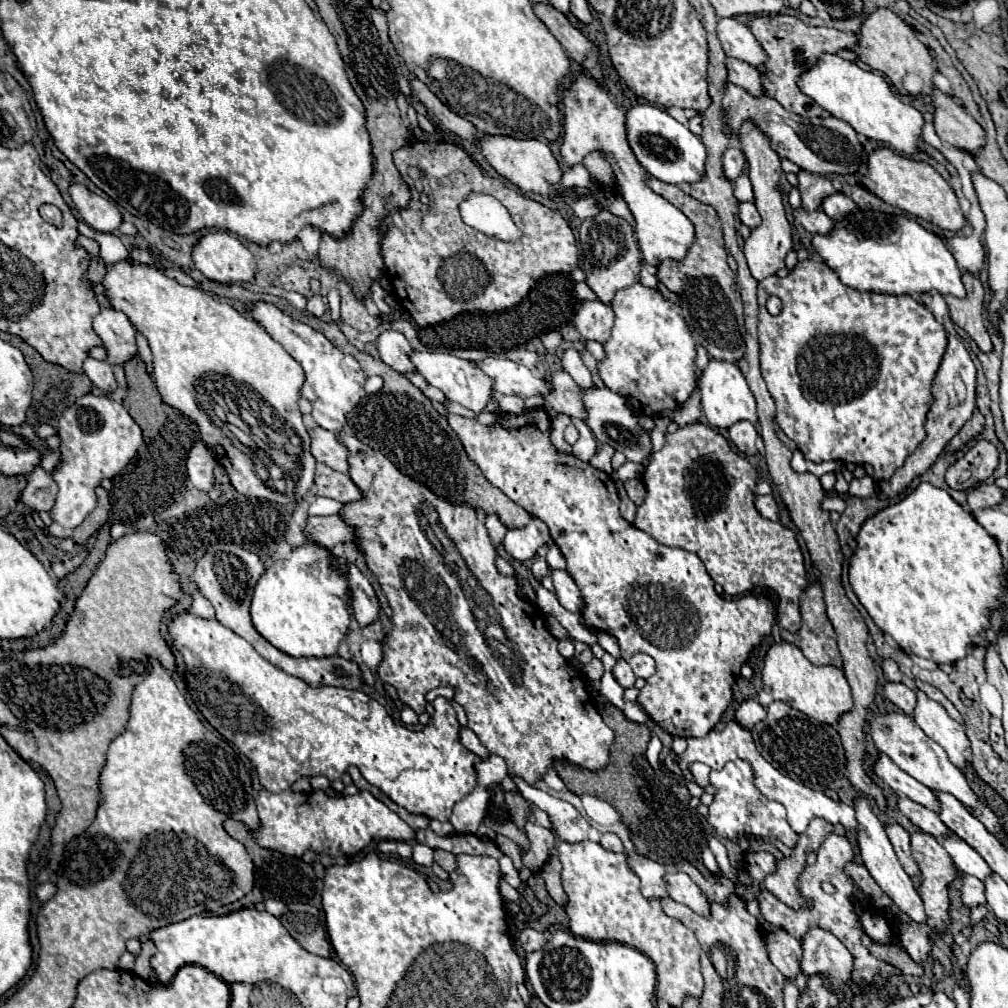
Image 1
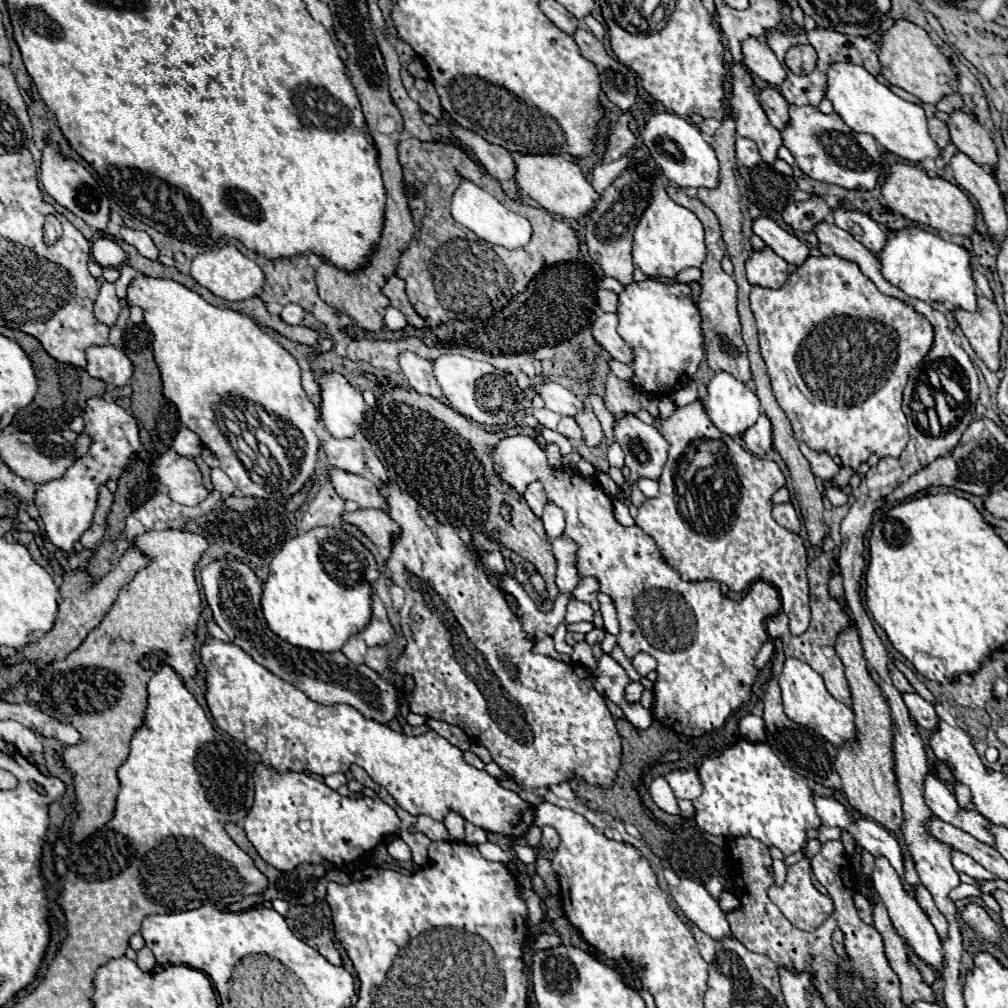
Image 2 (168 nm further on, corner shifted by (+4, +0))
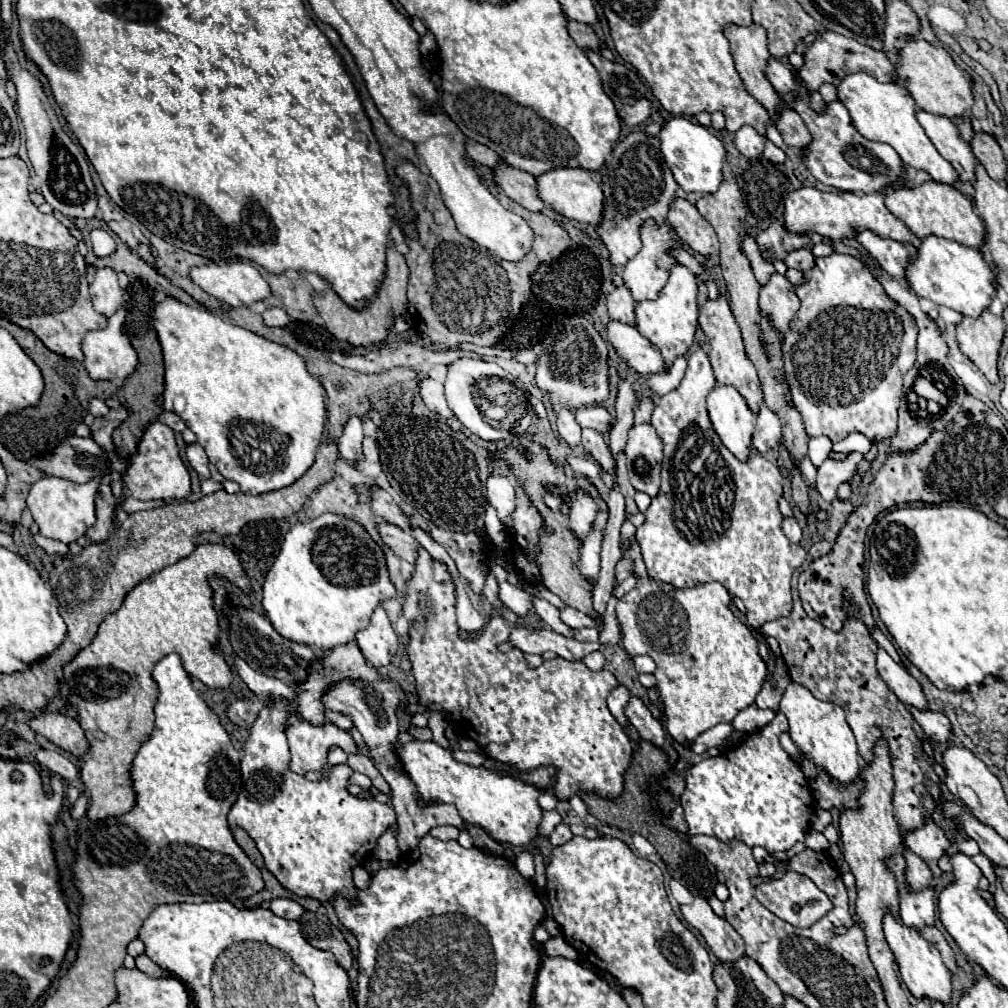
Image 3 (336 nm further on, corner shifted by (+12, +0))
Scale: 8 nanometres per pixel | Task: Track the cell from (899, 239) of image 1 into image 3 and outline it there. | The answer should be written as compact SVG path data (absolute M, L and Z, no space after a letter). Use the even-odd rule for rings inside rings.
M934 235L922 241L918 253L912 257L912 265L908 267L908 283L918 297L930 299L936 305L950 307L968 317L978 317L984 309L990 307L992 295L996 293L996 285L992 283L996 275L996 269L978 249Z

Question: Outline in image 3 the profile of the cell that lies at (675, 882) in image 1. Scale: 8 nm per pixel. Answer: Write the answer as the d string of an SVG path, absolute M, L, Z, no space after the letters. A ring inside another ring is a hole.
M696 897L694 903L682 905L684 919L696 927L706 939L712 953L718 961L738 961L744 957L744 939L736 933L736 929L722 917L718 917L706 899Z

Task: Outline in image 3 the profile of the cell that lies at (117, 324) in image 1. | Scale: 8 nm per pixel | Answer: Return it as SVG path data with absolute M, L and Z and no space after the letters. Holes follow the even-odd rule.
M102 267L96 271L94 281L90 283L90 295L94 309L104 317L110 317L120 307L124 307L124 291L118 283L116 271L110 267Z

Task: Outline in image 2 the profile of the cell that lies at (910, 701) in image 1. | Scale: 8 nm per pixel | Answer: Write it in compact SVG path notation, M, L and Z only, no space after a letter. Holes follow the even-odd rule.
M904 693L902 699L904 699L910 715L916 719L916 723L918 723L922 729L932 729L932 725L936 725L938 715L936 715L932 703L924 701L918 693Z

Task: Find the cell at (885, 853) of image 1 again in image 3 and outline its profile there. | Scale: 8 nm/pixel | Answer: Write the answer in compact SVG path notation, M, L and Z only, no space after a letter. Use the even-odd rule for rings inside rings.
M884 917L884 935L886 935L886 941L888 941L892 953L896 955L896 961L898 961L900 973L902 973L902 981L906 983L910 993L916 999L926 997L932 1001L940 1001L944 1005L950 1003L952 973L948 973L948 969L944 969L944 963L940 961L940 953L936 953L936 947L932 943L924 941L916 929L908 929L894 917Z

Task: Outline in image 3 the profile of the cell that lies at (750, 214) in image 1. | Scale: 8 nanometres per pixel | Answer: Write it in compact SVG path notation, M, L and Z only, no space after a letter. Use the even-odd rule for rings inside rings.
M798 249L798 251L792 251L788 257L786 257L786 265L788 267L794 267L794 269L800 269L800 271L808 271L814 267L814 261L816 257L812 255L812 251L808 249Z

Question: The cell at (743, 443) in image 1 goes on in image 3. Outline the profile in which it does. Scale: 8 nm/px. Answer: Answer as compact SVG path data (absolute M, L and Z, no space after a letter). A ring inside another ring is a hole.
M762 407L758 413L758 423L756 423L756 437L752 437L752 445L760 451L766 453L774 449L782 439L782 427L780 427L780 417L770 411L768 407Z

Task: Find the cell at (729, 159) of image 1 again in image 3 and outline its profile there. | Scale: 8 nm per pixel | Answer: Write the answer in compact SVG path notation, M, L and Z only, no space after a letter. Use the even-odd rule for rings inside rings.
M744 125L734 133L734 143L738 147L738 151L746 157L758 157L764 151L764 143L766 137L760 135L754 127Z

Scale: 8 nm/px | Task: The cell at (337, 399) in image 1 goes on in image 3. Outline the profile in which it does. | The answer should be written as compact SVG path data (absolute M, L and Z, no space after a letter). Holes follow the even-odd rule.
M350 417L342 437L338 439L338 449L346 463L356 465L362 459L362 439L364 439L362 421L358 417Z

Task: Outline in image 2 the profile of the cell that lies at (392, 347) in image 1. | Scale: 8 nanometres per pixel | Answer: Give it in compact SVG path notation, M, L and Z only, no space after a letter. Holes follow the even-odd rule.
M402 351L398 355L398 365L400 365L400 373L404 377L404 381L416 389L418 393L428 393L436 399L440 399L442 391L432 375L432 363L418 357L416 353L412 351Z

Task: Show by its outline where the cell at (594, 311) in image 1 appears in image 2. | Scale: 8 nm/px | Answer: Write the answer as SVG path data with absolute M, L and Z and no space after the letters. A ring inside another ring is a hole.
M600 311L600 313L596 313L594 323L592 323L592 335L594 335L596 343L610 353L610 357L614 357L622 363L628 363L628 361L632 361L632 351L622 341L622 337L616 333L616 325L618 325L616 313Z

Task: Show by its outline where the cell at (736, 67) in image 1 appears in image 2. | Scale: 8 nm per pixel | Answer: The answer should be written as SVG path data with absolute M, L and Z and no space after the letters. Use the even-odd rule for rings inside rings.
M764 87L758 93L758 101L766 111L770 123L776 129L784 129L784 125L788 123L788 103L784 101L784 97L774 87Z

